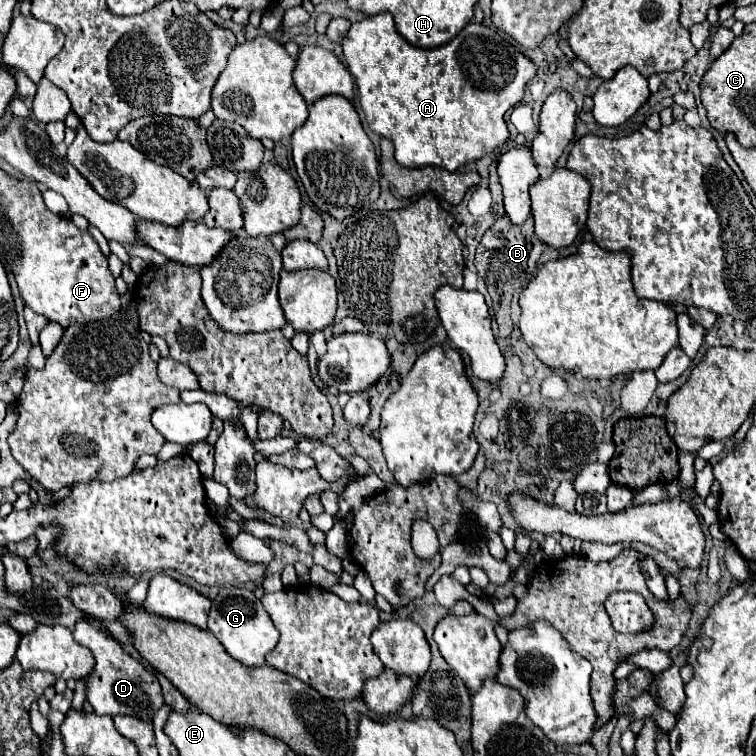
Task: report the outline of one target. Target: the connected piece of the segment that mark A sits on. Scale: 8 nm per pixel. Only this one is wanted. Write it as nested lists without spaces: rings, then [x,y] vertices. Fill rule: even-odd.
[[[388,12],[368,16],[348,30],[344,42],[344,58],[360,92],[360,106],[368,126],[392,140],[394,158],[406,168],[440,166],[454,172],[458,166],[480,160],[496,146],[510,138],[504,114],[524,98],[526,84],[536,76],[536,64],[526,58],[514,42],[506,42],[496,26],[468,22],[456,38],[438,48],[416,48],[408,44],[396,30]]]

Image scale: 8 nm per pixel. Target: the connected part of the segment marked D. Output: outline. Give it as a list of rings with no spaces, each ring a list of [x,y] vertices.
[[[78,620],[74,626],[74,638],[76,642],[84,644],[86,648],[92,650],[94,654],[94,668],[92,672],[82,678],[86,682],[86,700],[92,704],[96,714],[128,714],[128,716],[138,716],[144,720],[152,720],[154,712],[162,708],[162,690],[156,680],[156,676],[142,666],[136,658],[132,658],[114,638],[108,638],[104,632],[96,630],[92,624]]]

